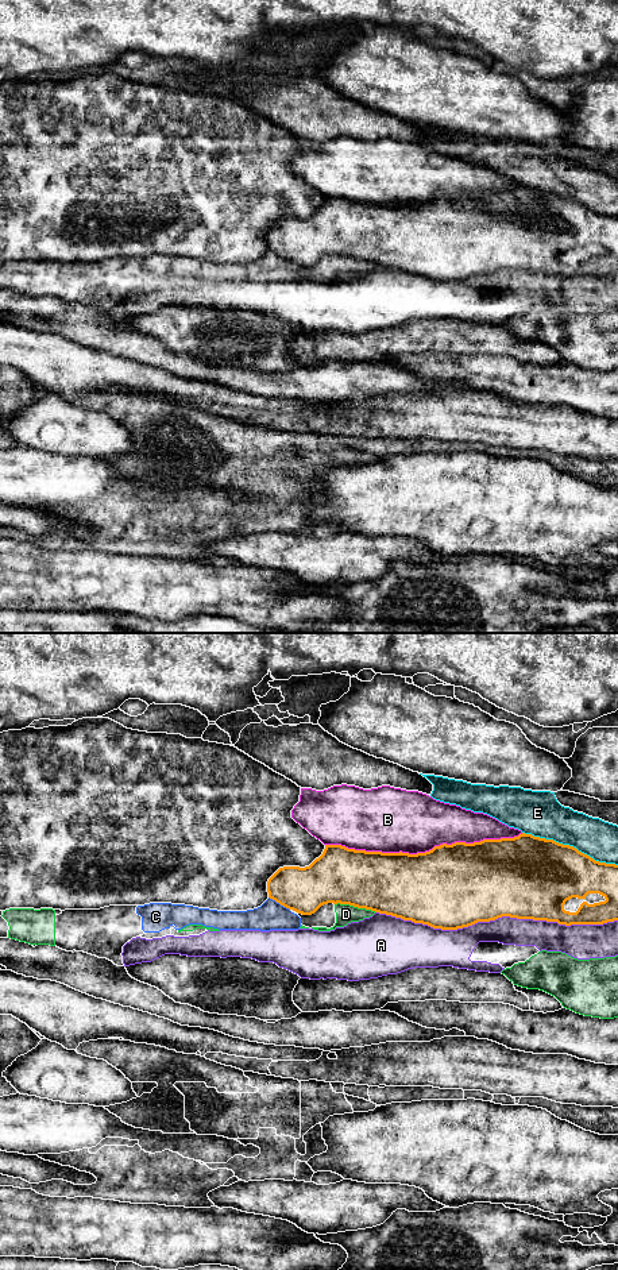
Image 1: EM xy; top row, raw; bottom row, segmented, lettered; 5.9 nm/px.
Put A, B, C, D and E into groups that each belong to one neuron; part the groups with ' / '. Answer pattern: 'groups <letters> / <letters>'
groups A / B / C D / E

